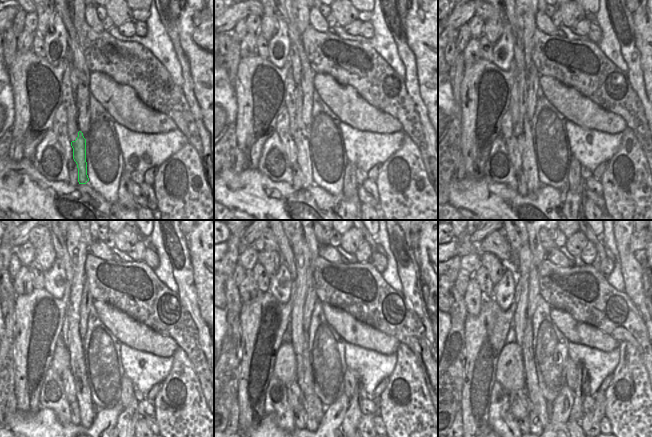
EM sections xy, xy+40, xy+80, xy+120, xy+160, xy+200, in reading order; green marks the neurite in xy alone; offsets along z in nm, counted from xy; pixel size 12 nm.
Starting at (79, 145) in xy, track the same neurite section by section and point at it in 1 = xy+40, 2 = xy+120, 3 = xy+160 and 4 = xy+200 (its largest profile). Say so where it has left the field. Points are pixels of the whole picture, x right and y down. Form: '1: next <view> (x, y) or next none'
1: next xy+40 (302, 142)
2: next xy+120 (76, 246)
3: next xy+160 (299, 247)
4: next xy+200 (524, 255)

